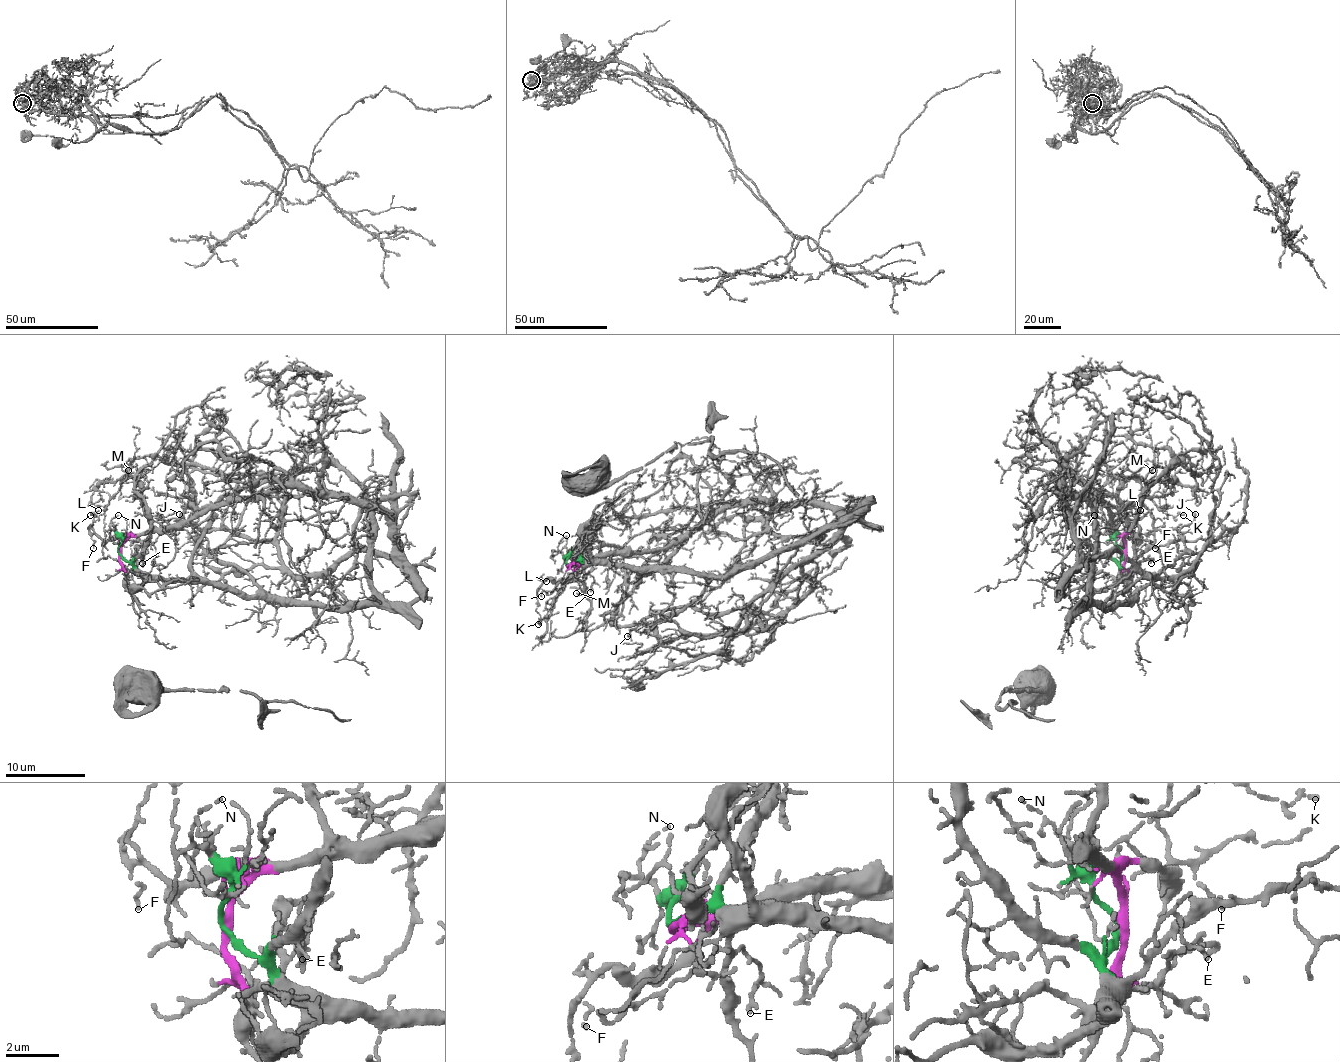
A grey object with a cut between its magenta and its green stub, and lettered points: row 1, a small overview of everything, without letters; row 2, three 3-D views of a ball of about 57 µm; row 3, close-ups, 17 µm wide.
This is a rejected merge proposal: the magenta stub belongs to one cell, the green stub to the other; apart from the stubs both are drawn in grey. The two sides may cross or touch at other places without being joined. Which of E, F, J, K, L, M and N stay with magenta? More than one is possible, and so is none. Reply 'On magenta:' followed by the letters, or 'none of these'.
On magenta: F, K, L, M

